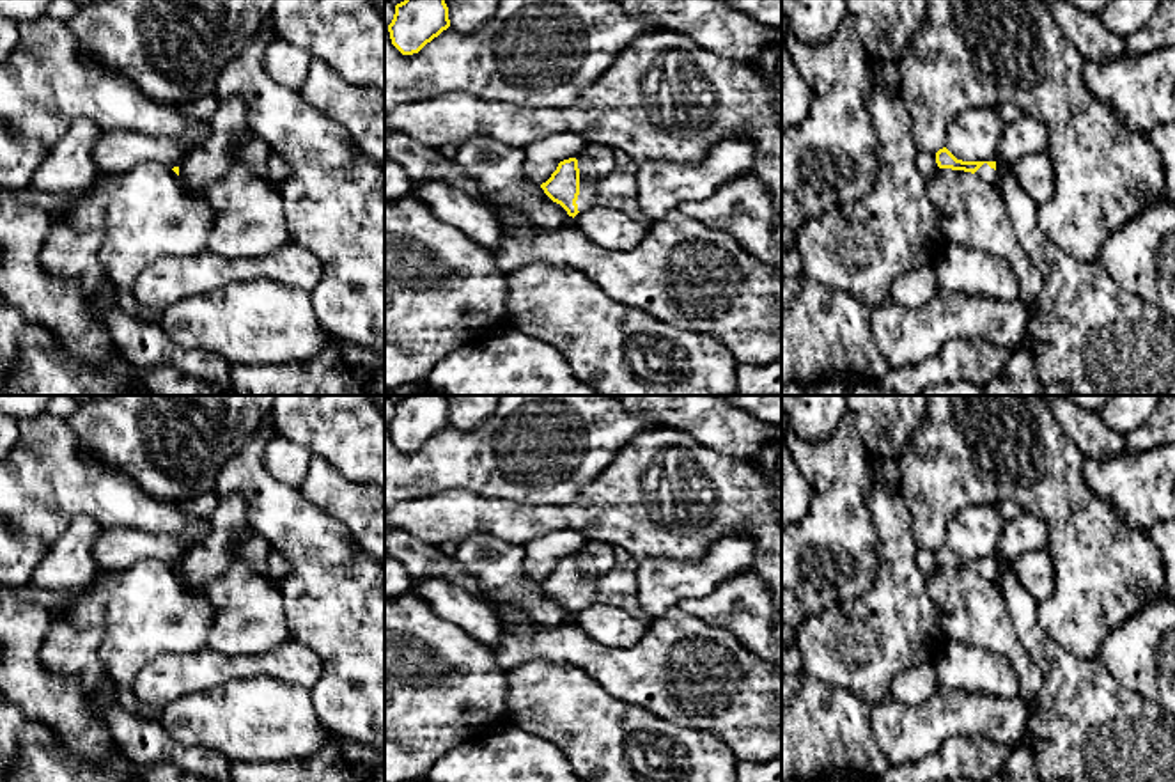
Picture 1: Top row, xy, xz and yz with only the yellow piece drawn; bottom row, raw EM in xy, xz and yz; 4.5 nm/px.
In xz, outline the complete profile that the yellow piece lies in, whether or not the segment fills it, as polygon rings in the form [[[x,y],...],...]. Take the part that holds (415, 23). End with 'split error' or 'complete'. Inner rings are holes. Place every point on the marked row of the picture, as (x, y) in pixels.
[[[404,0],[395,5],[388,32],[392,44],[402,55],[413,55],[448,27],[450,20],[445,0]]] | complete

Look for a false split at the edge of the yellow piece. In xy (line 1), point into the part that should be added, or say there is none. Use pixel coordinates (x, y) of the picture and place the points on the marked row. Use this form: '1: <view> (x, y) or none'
1: none

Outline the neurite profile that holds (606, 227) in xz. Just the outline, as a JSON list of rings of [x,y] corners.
[[[592,207],[574,216],[574,227],[608,250],[633,250],[645,238],[649,225],[610,207]]]

